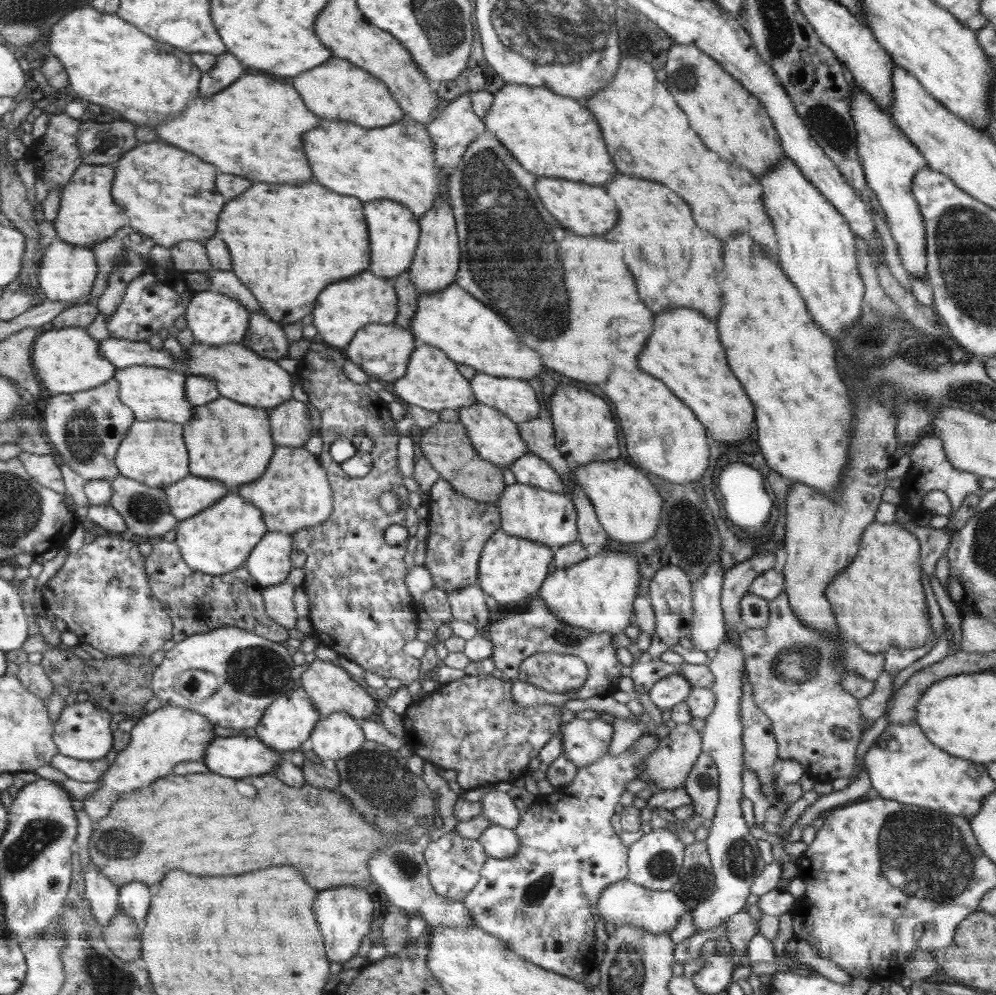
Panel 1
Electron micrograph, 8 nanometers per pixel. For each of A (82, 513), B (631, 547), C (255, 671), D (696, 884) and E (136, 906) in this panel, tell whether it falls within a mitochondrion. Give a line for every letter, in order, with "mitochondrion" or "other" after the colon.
A: other
B: other
C: mitochondrion
D: mitochondrion
E: other

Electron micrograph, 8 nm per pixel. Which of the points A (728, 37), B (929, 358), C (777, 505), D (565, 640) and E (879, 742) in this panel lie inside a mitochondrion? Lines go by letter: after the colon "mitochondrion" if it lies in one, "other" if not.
A: other
B: mitochondrion
C: other
D: mitochondrion
E: other

